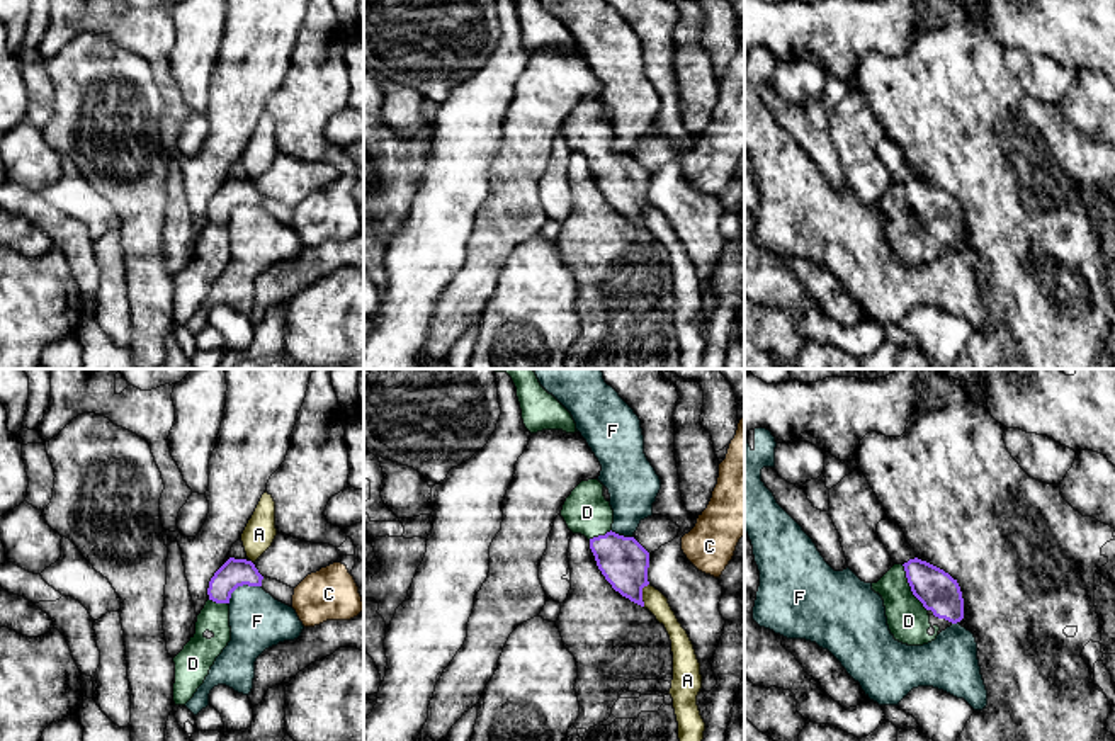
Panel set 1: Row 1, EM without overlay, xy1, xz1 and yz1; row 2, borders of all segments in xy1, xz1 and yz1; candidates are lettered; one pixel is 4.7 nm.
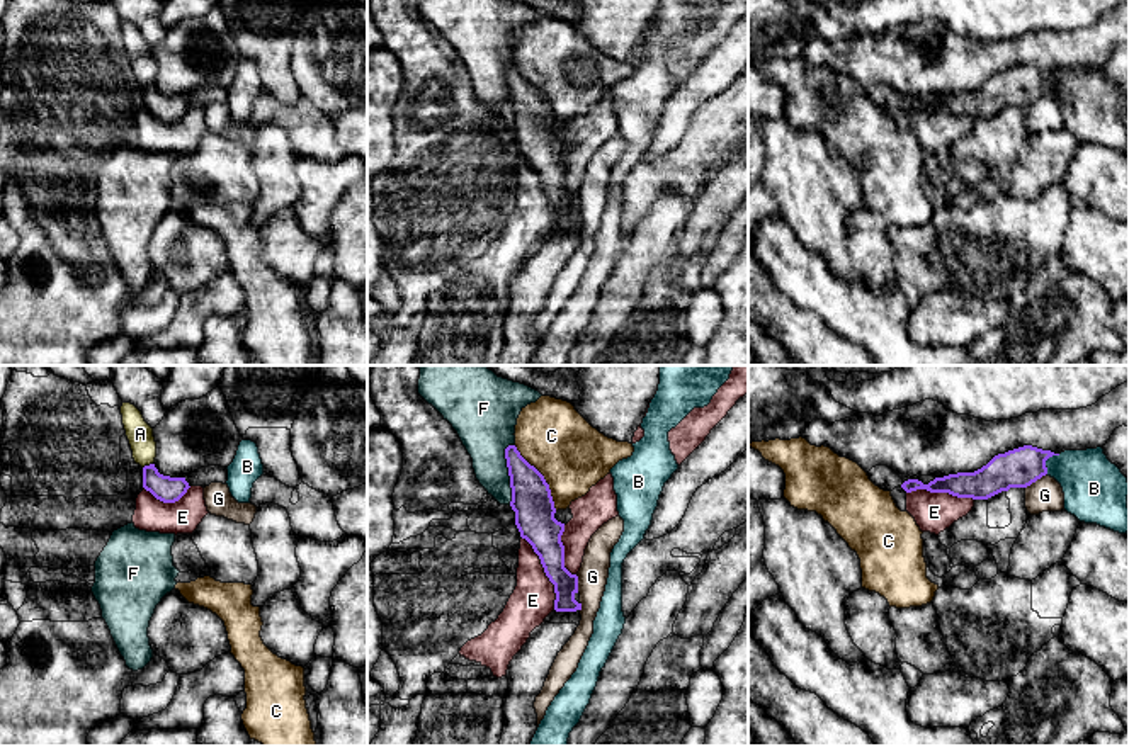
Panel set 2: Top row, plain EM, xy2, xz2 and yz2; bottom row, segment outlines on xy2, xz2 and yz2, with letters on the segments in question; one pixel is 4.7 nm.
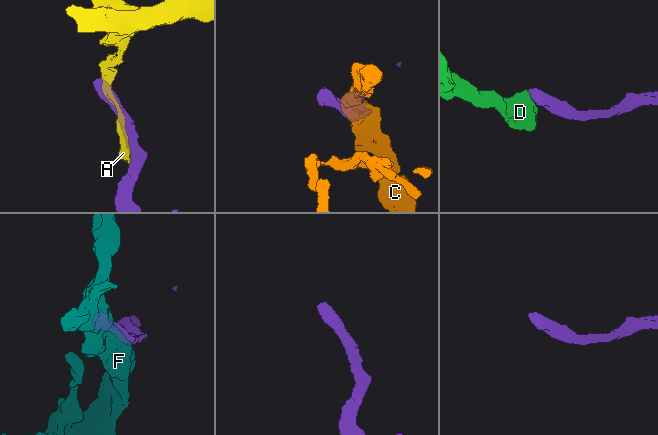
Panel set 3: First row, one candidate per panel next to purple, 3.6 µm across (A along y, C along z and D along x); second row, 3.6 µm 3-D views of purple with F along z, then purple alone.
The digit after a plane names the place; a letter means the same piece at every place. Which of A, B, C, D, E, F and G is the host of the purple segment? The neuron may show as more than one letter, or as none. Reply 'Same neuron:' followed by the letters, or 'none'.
Same neuron: D

